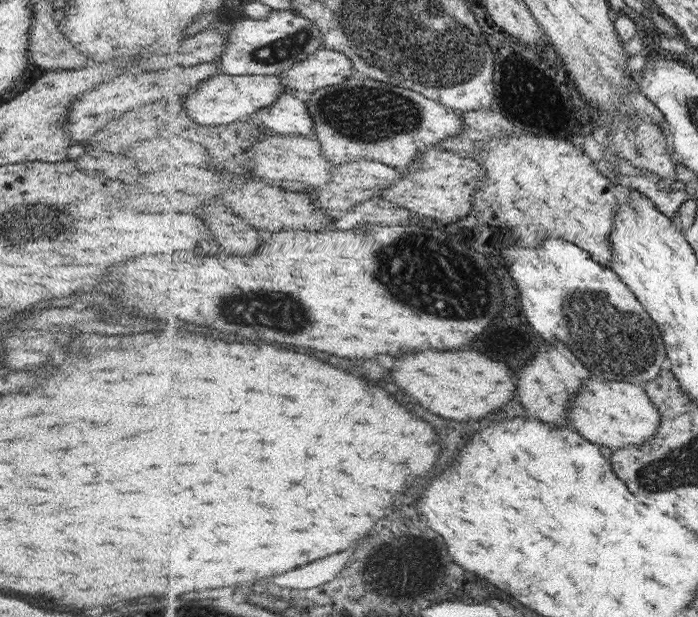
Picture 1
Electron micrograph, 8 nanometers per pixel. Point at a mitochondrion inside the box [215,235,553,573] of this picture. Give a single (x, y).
(285, 313)

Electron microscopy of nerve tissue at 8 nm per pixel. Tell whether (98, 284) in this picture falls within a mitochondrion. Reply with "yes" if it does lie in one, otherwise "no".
no

